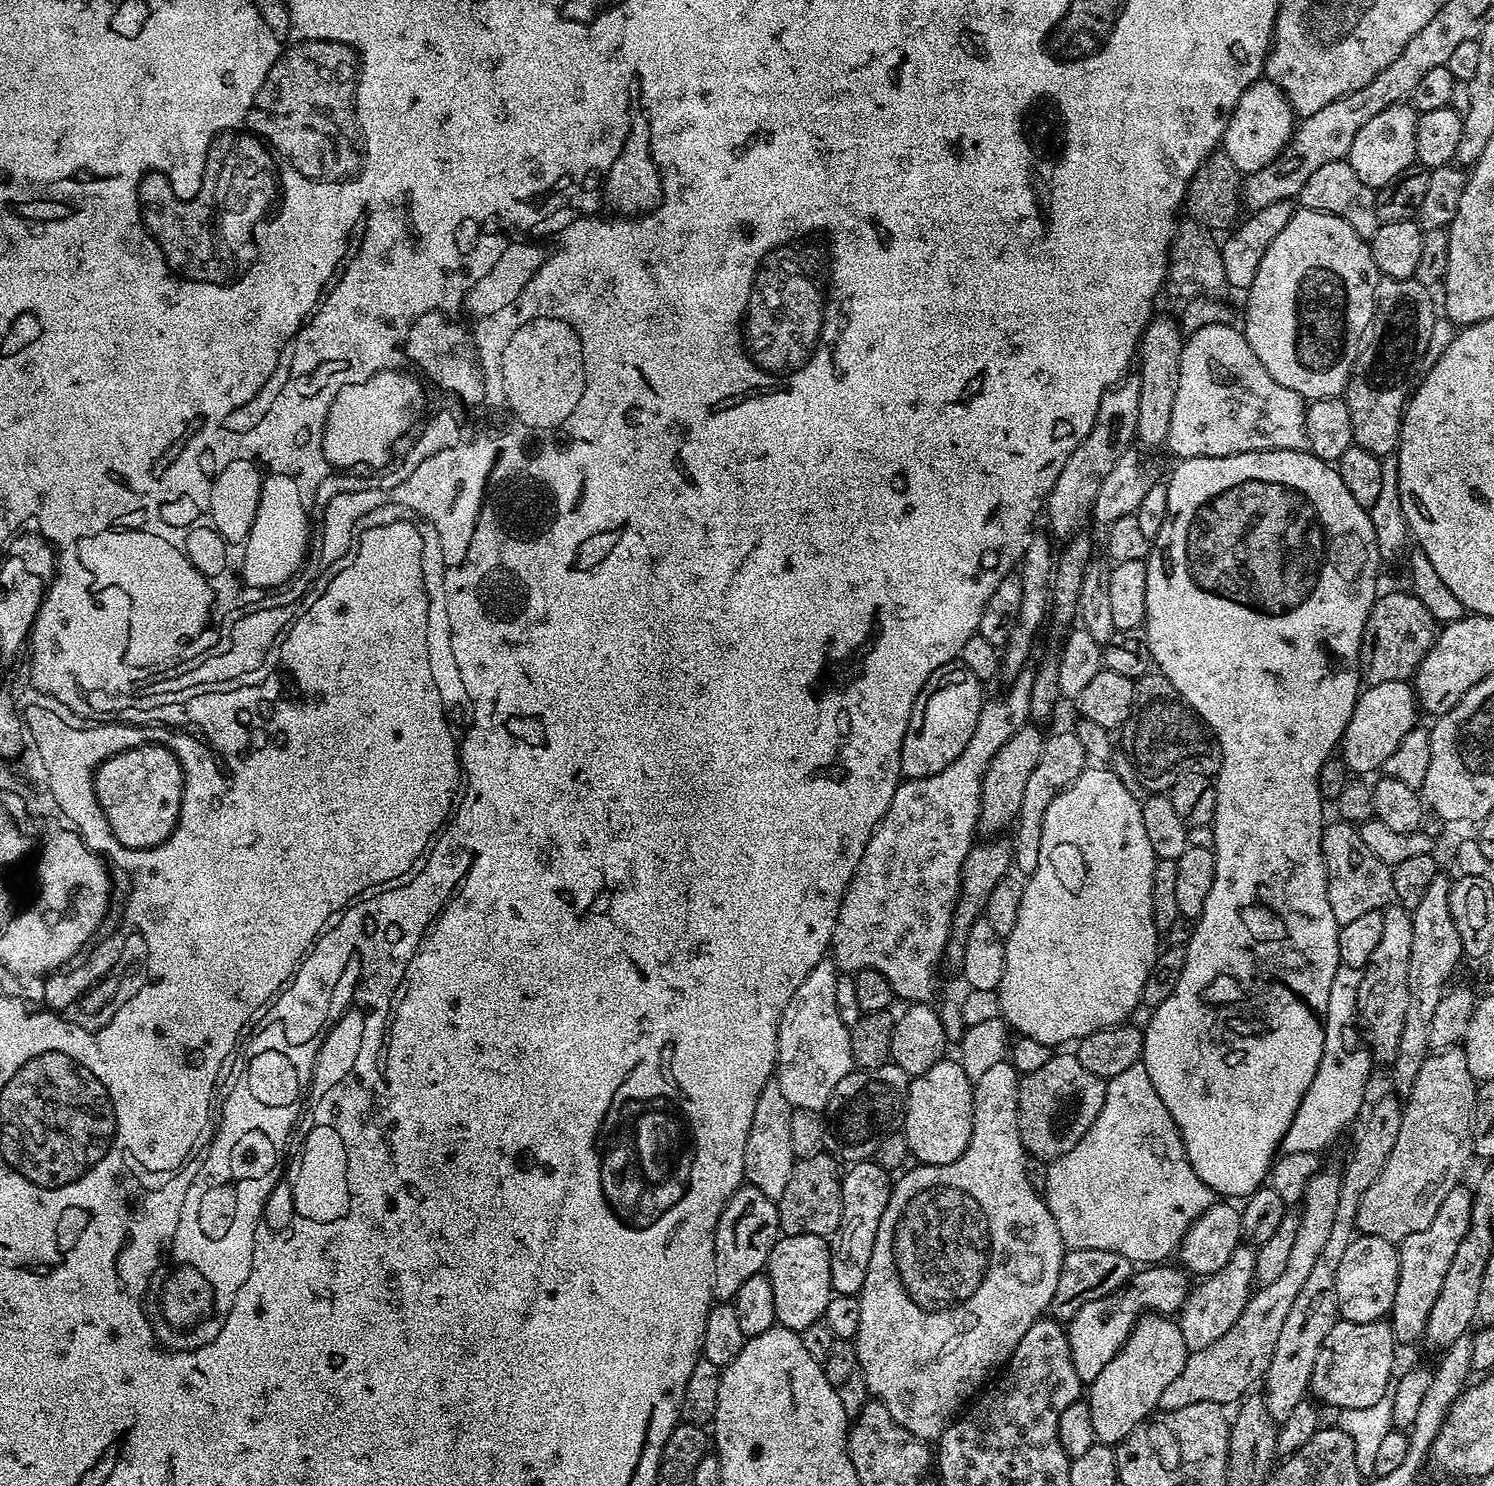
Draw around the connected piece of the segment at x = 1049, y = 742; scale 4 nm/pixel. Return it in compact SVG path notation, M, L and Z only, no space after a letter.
M1075 731L1056 732L1052 736L1047 735L1039 756L1039 762L1034 768L1034 773L1030 774L1029 781L1025 785L1025 793L1022 794L1022 805L1019 806L1019 814L1014 822L1016 836L1013 835L1013 865L1029 876L1038 866L1038 853L1041 850L1042 842L1042 822L1045 812L1050 806L1050 802L1057 794L1067 788L1084 772L1088 766L1088 759L1082 742L1079 741Z

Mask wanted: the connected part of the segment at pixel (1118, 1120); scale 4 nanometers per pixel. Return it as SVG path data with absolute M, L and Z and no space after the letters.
M1143 1063L1130 1066L1130 1070L1122 1070L1122 1074L1113 1076L1105 1083L1102 1110L1098 1110L1098 1118L1094 1118L1090 1130L1078 1142L1078 1146L1074 1146L1074 1150L1070 1150L1066 1154L1062 1154L1057 1160L1051 1161L1047 1168L1048 1177L1044 1180L1044 1188L1042 1184L1042 1195L1044 1203L1048 1205L1050 1214L1058 1226L1058 1234L1064 1239L1065 1245L1069 1249L1114 1250L1114 1254L1122 1254L1122 1258L1131 1260L1136 1266L1155 1266L1167 1261L1168 1255L1171 1252L1173 1255L1179 1249L1186 1230L1190 1230L1193 1222L1214 1203L1213 1192L1204 1185L1202 1178L1198 1178L1198 1174L1194 1174L1194 1170L1184 1153L1182 1138L1174 1126L1174 1118L1170 1118L1166 1106L1162 1106L1162 1098L1158 1098L1154 1086L1150 1082L1150 1074L1146 1074Z

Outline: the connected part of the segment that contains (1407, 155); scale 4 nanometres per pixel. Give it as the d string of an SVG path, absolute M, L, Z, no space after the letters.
M1411 103L1395 104L1382 110L1382 114L1374 114L1374 118L1370 118L1370 122L1366 122L1366 126L1362 126L1362 130L1358 130L1346 159L1348 165L1354 170L1354 174L1358 174L1358 178L1362 178L1362 182L1366 182L1366 186L1378 190L1389 184L1394 178L1398 178L1398 174L1402 174L1402 170L1417 163L1416 147L1414 146L1417 115L1417 112L1412 109Z

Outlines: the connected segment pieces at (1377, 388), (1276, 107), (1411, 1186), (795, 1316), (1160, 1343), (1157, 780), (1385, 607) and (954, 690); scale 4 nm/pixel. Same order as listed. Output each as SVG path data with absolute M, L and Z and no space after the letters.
M1382 278L1376 287L1376 313L1372 324L1364 333L1360 352L1348 379L1346 399L1350 410L1350 426L1355 447L1370 450L1370 454L1383 457L1395 453L1400 442L1400 423L1404 420L1404 409L1413 387L1412 371L1423 361L1426 346L1430 343L1430 330L1434 330L1438 319L1438 308L1432 305L1433 293L1414 278L1410 280L1389 280Z
M1261 78L1238 98L1224 131L1222 150L1241 174L1260 170L1278 155L1294 131L1294 113L1284 92L1273 80Z
M1453 1046L1433 1051L1422 1062L1422 1070L1418 1070L1418 1078L1414 1078L1414 1086L1406 1094L1403 1101L1404 1113L1402 1126L1398 1129L1398 1142L1394 1142L1394 1150L1390 1150L1390 1158L1386 1158L1386 1166L1382 1166L1380 1176L1362 1194L1362 1202L1356 1215L1357 1233L1366 1236L1386 1238L1393 1242L1405 1240L1410 1234L1418 1234L1434 1222L1434 1214L1438 1214L1438 1206L1461 1183L1464 1167L1468 1159L1473 1159L1472 1151L1472 1119L1476 1109L1476 1090L1478 1081L1470 1074L1470 1066L1466 1066L1466 1054L1463 1047Z
M814 1234L781 1235L770 1250L766 1275L774 1290L776 1324L801 1333L806 1326L822 1319L826 1306L834 1294L830 1282L829 1241Z
M1148 1314L1137 1320L1136 1328L1122 1350L1106 1362L1102 1374L1098 1374L1098 1378L1090 1381L1086 1388L1086 1403L1097 1441L1115 1446L1141 1427L1157 1411L1162 1390L1182 1374L1188 1353L1182 1330L1175 1319L1164 1314Z
M1153 670L1147 676L1140 676L1136 680L1136 703L1128 721L1119 729L1118 744L1122 752L1128 756L1133 764L1137 778L1150 794L1164 794L1171 789L1182 774L1197 772L1215 777L1220 771L1220 744L1216 741L1208 725L1196 715L1196 711L1170 686L1170 682L1159 671Z
M1411 591L1377 595L1366 626L1362 630L1358 671L1361 681L1371 686L1382 682L1398 682L1415 677L1416 667L1430 650L1438 635L1438 621L1418 602Z
M959 662L944 664L930 674L914 702L900 751L900 770L907 779L921 780L938 774L966 750L966 742L970 742L970 734L978 726L980 708L986 699L980 688L983 688L981 680Z

